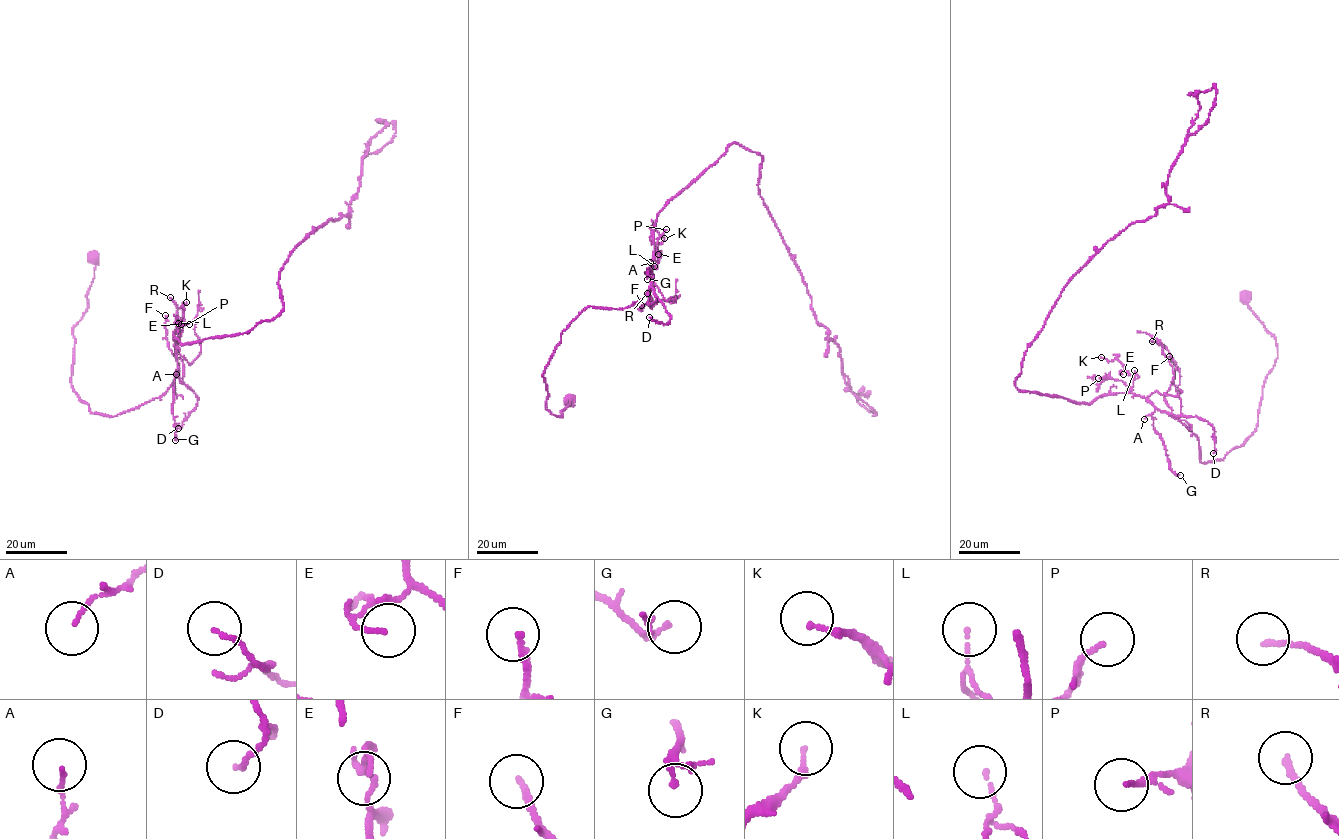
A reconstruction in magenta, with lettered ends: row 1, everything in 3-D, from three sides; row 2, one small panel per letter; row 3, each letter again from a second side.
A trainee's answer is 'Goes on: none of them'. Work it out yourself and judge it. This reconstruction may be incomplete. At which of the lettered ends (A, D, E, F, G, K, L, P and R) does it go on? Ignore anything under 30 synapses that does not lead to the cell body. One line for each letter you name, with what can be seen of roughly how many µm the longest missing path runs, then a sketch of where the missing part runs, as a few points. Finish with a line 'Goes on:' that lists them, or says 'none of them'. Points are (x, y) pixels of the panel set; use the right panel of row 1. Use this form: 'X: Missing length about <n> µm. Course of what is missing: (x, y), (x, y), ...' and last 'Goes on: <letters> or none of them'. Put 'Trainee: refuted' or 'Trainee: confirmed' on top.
Trainee: confirmed
Goes on: none of them

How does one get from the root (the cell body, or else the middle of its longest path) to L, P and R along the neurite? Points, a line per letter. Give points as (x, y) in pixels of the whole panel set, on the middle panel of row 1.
L: (569, 400), (562, 417), (545, 407), (561, 334), (588, 307), (632, 305), (654, 256), (654, 266)
P: (569, 400), (562, 417), (545, 407), (543, 375), (560, 335), (588, 307), (622, 309), (644, 296), (666, 229)
R: (569, 400), (562, 417), (545, 407), (561, 334), (588, 307), (629, 307), (651, 287), (652, 308), (647, 293)

